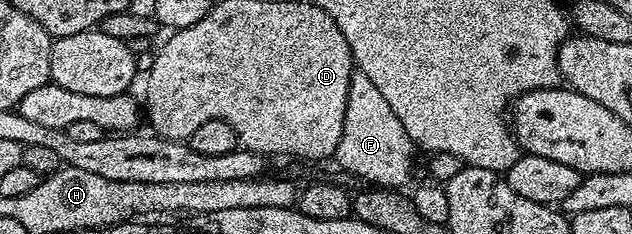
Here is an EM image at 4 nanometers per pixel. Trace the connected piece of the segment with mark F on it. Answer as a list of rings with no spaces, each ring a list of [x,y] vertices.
[[[353,71],[350,94],[347,97],[346,121],[342,138],[336,149],[334,160],[348,173],[358,176],[368,184],[387,189],[397,189],[406,183],[412,168],[412,154],[416,147],[391,111],[382,92],[365,73]]]

